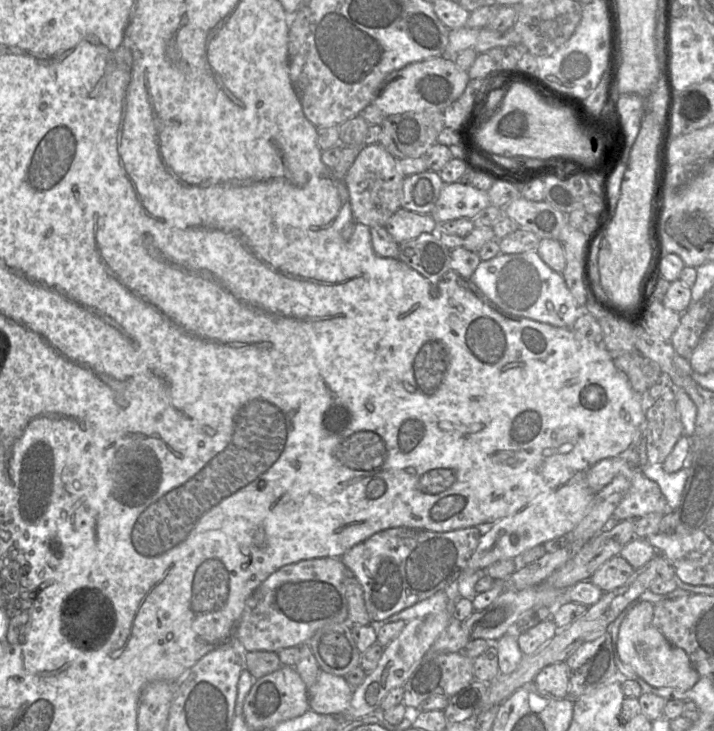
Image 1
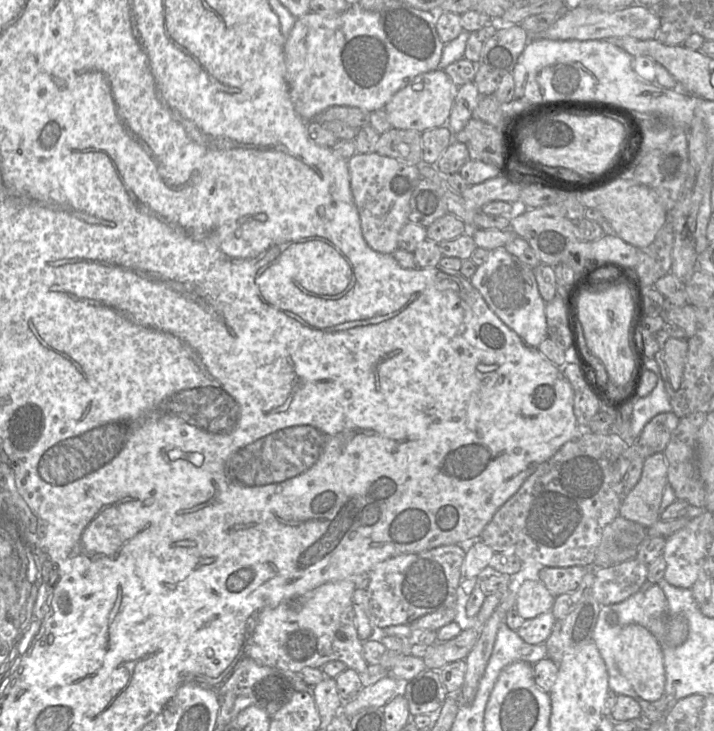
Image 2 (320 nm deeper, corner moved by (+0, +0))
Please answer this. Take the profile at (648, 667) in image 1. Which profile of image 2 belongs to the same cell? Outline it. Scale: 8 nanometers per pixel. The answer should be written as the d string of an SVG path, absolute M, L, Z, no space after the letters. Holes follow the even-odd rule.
M639 624L622 627L614 642L614 659L620 673L641 698L646 701L661 698L666 682L663 645L646 628Z

